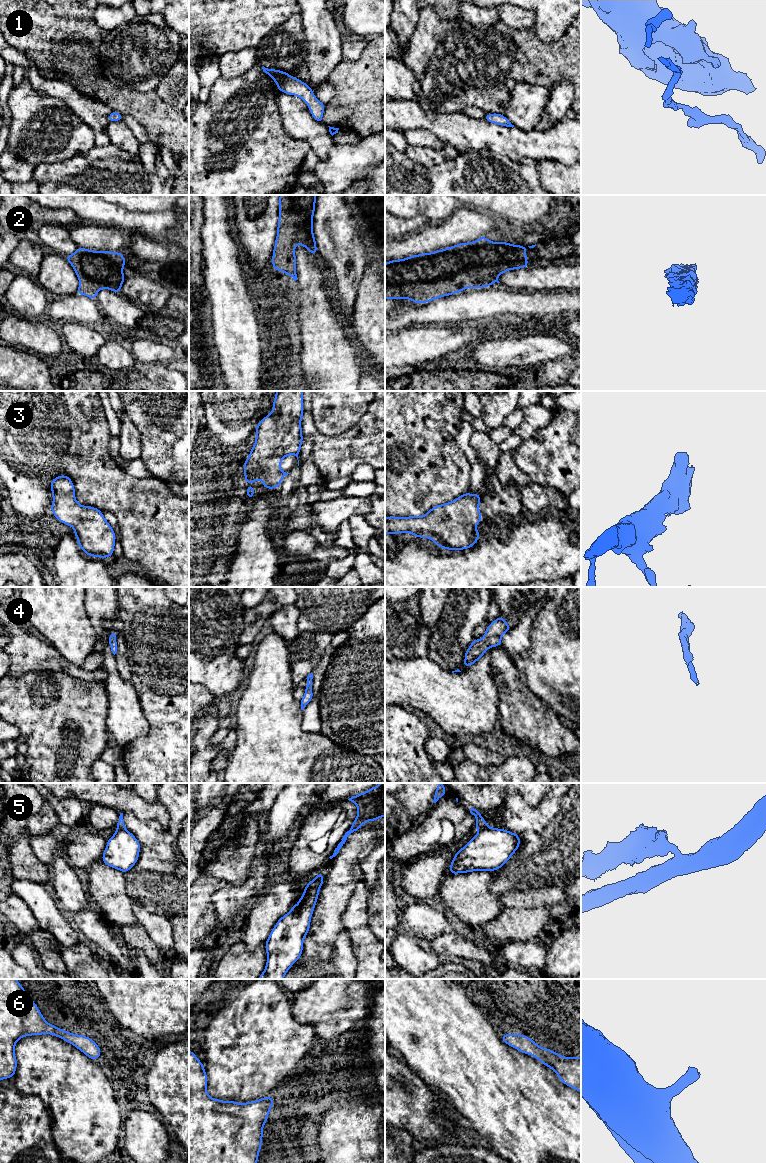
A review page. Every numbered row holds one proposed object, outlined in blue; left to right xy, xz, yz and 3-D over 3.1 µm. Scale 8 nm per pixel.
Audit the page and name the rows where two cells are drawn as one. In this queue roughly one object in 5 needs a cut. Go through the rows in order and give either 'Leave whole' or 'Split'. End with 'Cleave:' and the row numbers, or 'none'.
1: Leave whole
2: Leave whole
3: Leave whole
4: Leave whole
5: Split
6: Leave whole
Cleave: 5

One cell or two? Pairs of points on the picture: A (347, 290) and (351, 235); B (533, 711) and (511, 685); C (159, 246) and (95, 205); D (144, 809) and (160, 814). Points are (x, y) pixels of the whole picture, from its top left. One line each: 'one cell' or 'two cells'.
A: one cell
B: one cell
C: two cells
D: one cell

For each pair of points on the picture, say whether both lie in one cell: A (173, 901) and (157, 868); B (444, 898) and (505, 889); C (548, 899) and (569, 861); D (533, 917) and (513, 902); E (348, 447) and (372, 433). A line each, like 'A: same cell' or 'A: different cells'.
A: same cell
B: different cells
C: different cells
D: different cells
E: same cell

